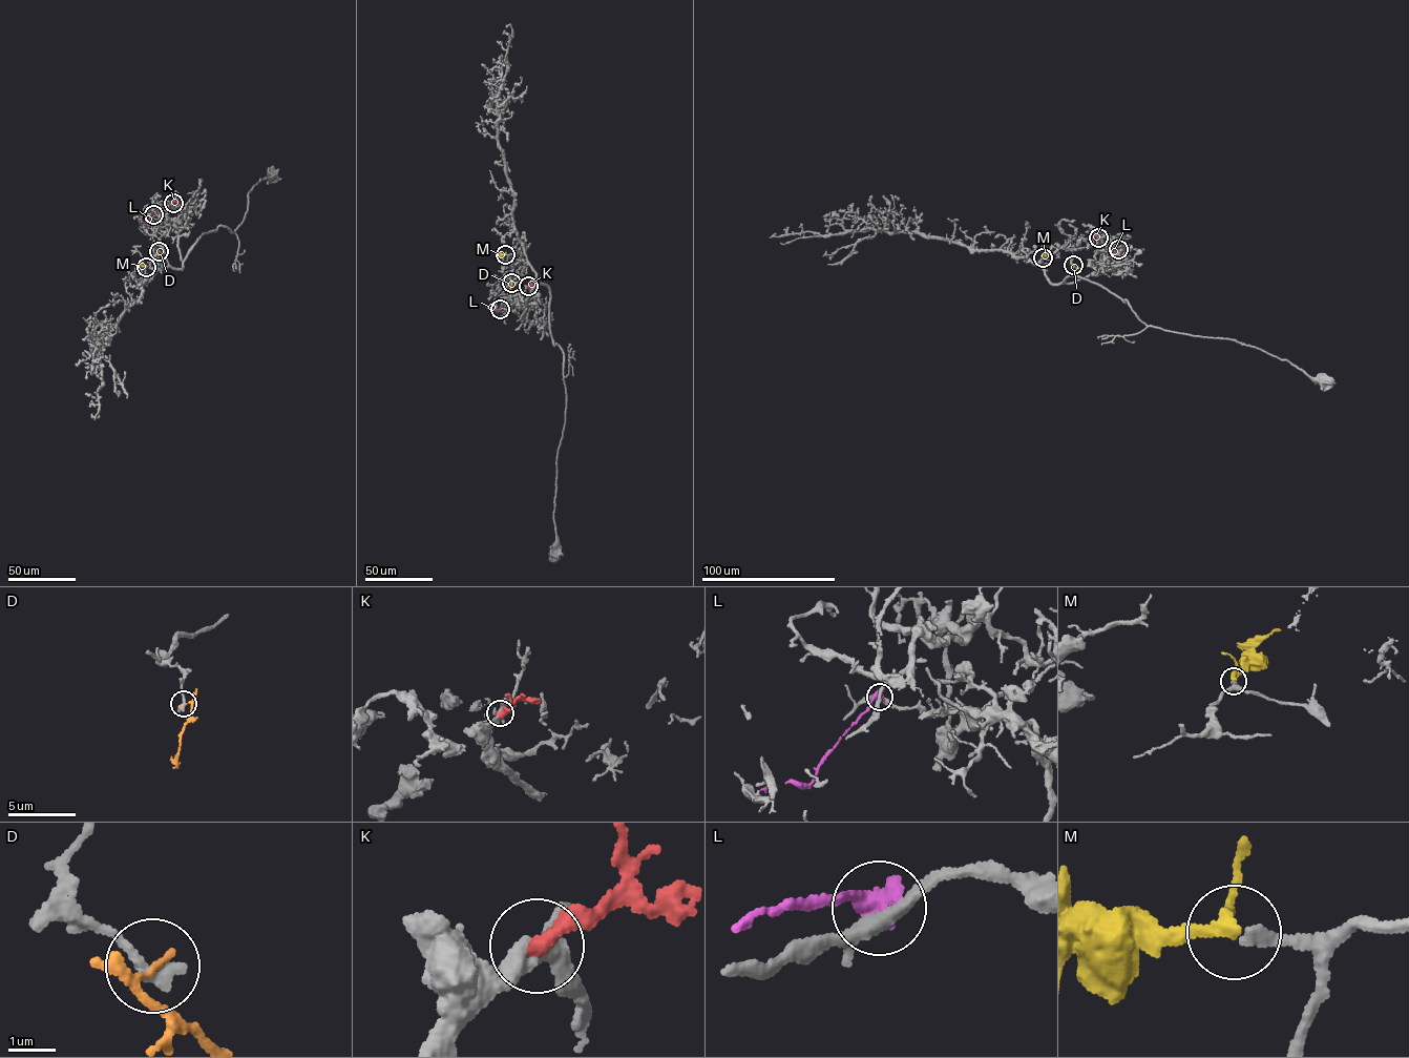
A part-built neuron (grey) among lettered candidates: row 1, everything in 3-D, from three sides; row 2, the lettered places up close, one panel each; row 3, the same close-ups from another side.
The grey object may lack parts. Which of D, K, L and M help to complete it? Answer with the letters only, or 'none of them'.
K, M

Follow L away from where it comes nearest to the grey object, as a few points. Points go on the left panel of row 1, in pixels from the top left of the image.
L: (153, 214), (141, 224)

